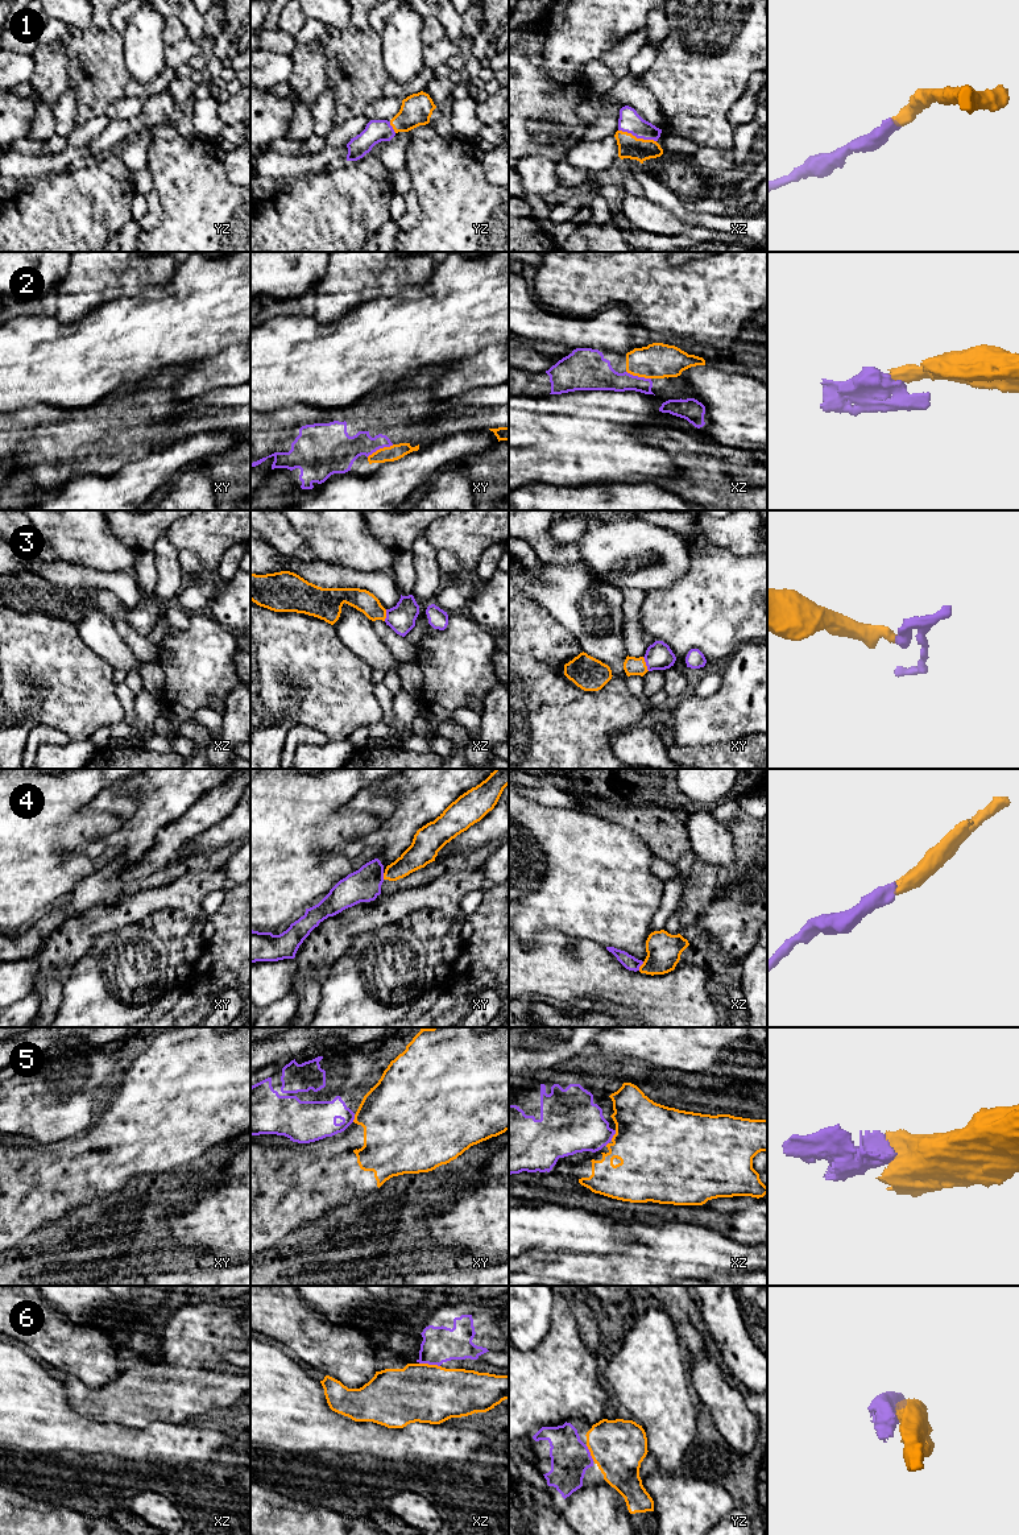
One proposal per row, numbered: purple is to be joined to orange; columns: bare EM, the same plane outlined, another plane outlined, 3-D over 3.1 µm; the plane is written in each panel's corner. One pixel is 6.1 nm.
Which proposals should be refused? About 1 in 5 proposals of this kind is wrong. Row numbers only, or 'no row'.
5

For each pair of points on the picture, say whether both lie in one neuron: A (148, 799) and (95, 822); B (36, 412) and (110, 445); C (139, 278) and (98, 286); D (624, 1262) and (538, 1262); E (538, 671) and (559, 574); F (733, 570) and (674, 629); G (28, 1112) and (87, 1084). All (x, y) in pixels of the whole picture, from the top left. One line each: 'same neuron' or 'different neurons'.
A: different neurons
B: same neuron
C: same neuron
D: same neuron
E: different neurons
F: same neuron
G: same neuron

